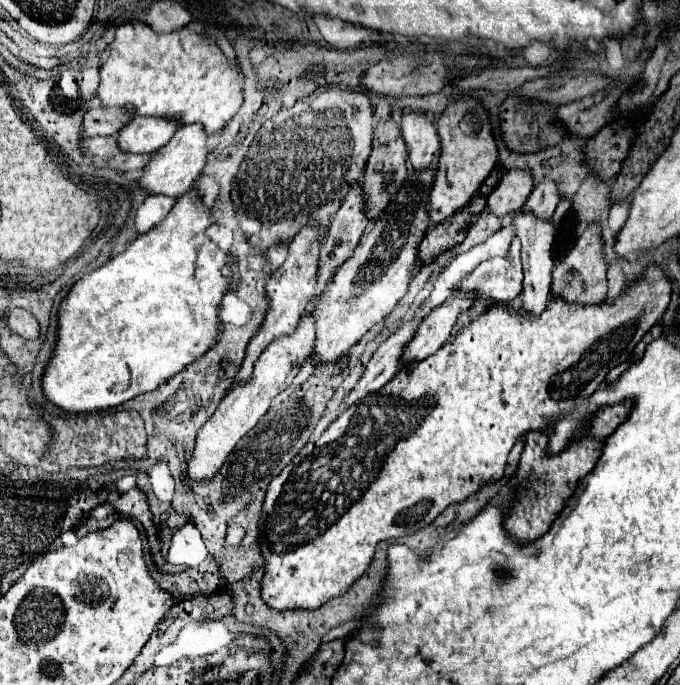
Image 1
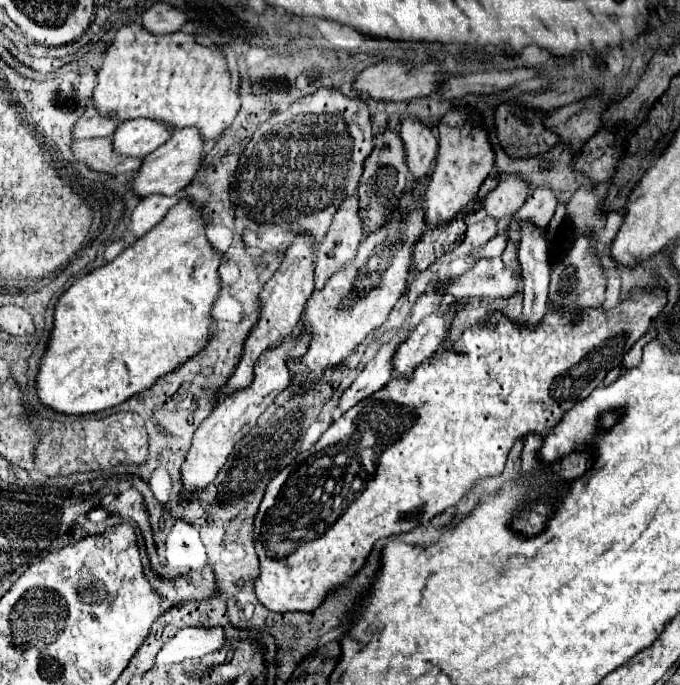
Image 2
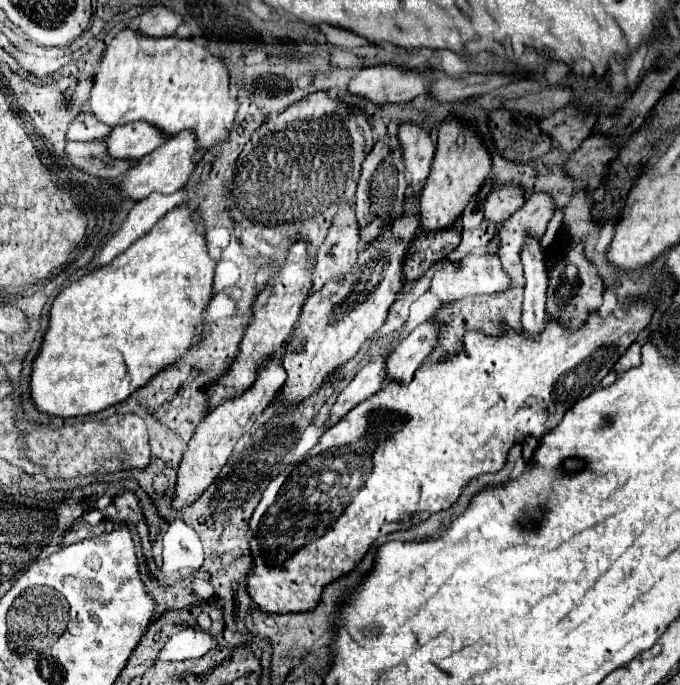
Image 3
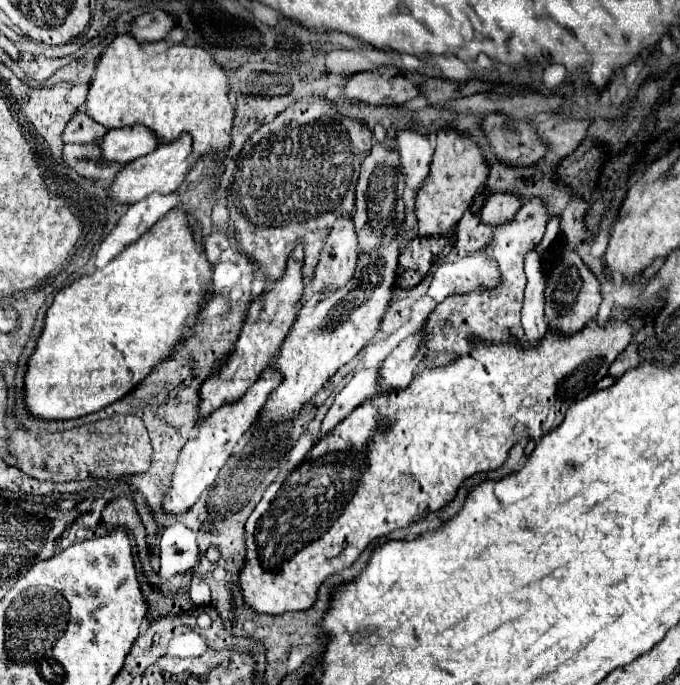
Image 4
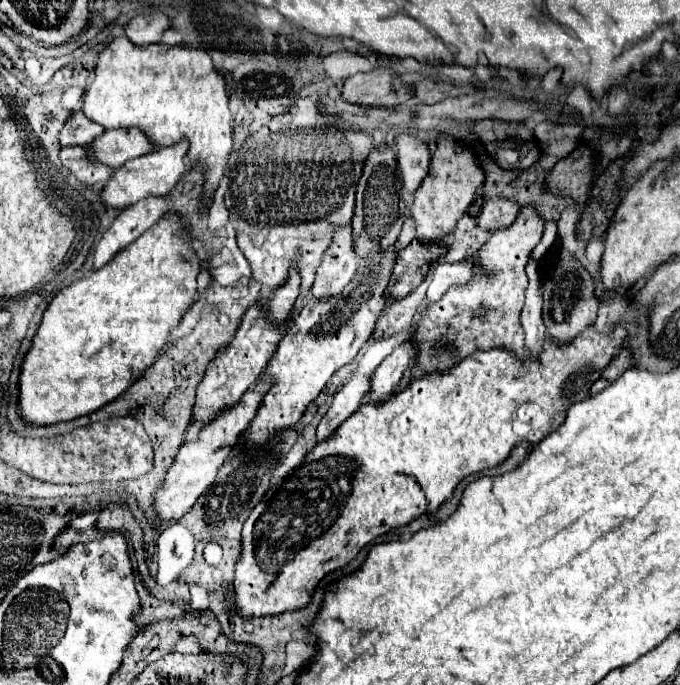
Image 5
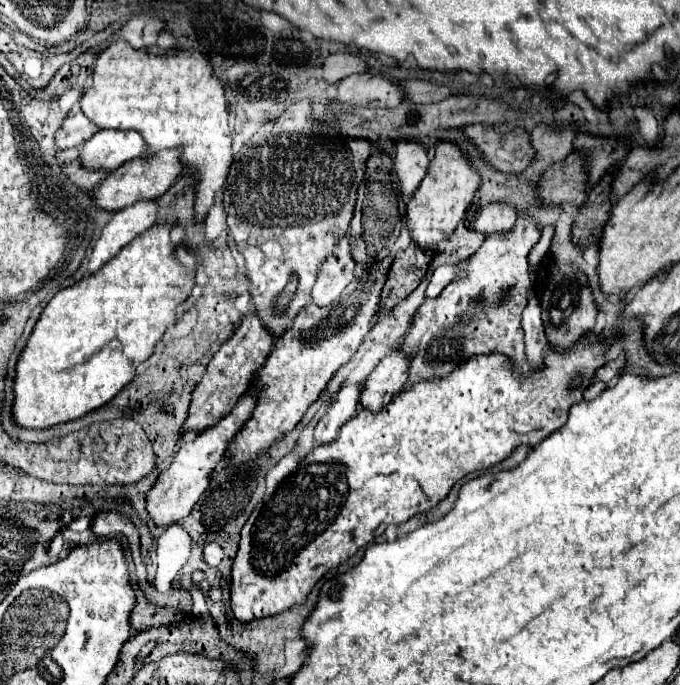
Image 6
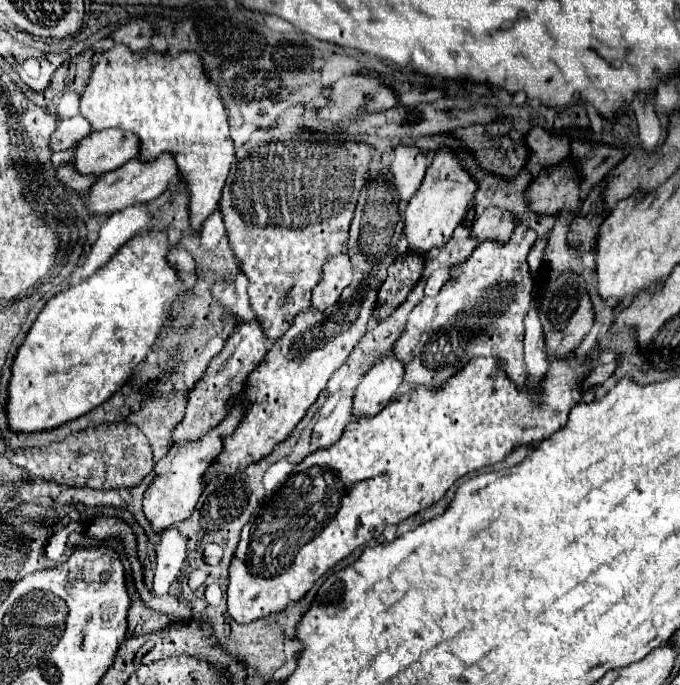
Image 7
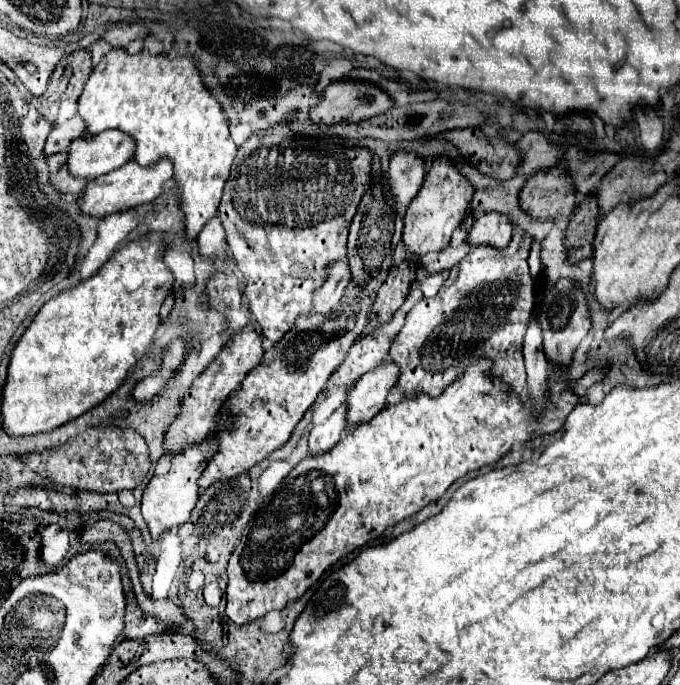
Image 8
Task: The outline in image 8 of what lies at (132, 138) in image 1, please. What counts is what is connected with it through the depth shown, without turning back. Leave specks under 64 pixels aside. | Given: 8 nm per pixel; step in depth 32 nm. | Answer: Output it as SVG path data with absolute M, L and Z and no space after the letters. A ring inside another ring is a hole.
M104 130L88 140L74 140L68 148L66 166L70 174L94 180L124 166L132 160L134 150L136 144L132 136L120 130Z

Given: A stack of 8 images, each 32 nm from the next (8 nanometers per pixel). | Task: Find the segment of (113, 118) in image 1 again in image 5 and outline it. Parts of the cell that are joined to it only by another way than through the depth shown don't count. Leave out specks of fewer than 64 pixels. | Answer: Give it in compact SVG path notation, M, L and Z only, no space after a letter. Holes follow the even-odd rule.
M76 112L74 116L68 118L64 130L60 132L60 144L90 144L94 138L98 138L104 132L104 128L84 116L84 112Z

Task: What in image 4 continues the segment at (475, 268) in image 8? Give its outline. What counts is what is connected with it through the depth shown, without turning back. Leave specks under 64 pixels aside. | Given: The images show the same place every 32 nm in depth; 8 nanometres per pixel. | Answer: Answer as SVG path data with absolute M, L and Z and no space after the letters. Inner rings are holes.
M532 198L522 204L522 208L516 212L516 216L502 226L496 226L494 238L486 248L486 256L492 256L500 264L500 272L504 274L504 284L496 288L496 292L472 292L462 296L450 296L444 302L436 306L436 310L426 320L428 332L432 332L432 340L428 342L428 354L426 362L428 366L440 366L452 362L458 354L468 352L468 334L480 336L486 342L498 342L508 340L510 336L516 336L520 342L524 338L524 330L520 324L520 310L524 300L524 252L528 252L534 244L538 244L544 236L546 224L550 220L550 214L546 210L544 200Z

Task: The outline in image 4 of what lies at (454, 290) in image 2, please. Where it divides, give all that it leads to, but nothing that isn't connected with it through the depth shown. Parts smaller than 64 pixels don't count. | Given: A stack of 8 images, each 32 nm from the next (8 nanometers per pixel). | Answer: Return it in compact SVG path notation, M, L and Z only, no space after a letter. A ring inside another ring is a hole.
M482 252L464 256L456 262L446 262L436 268L428 294L442 302L454 294L468 294L474 290L494 290L502 280L496 260Z

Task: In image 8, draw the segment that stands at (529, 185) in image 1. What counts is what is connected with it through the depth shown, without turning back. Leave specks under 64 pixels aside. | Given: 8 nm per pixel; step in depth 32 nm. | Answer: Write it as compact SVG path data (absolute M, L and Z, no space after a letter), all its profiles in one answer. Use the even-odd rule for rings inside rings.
M486 212L474 222L470 236L468 236L468 242L472 246L492 244L496 248L504 248L512 238L512 230L514 230L514 226L504 214Z

